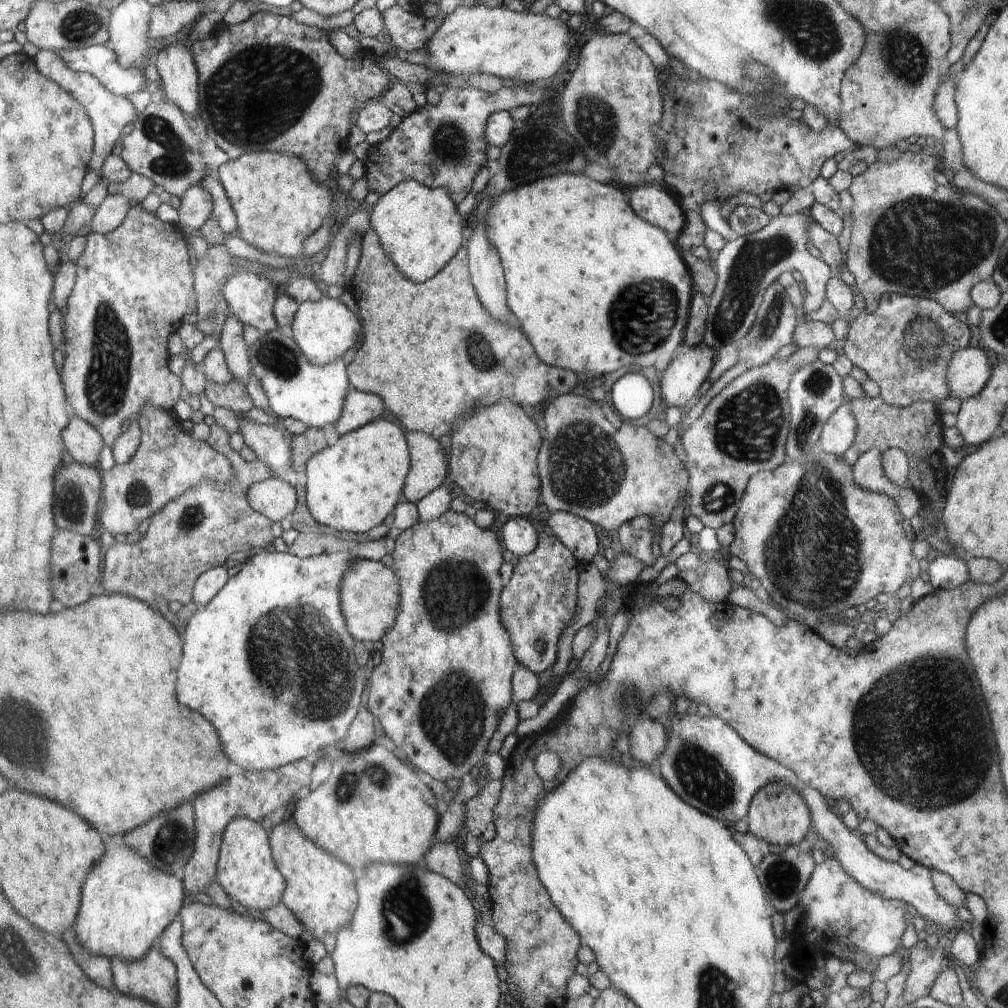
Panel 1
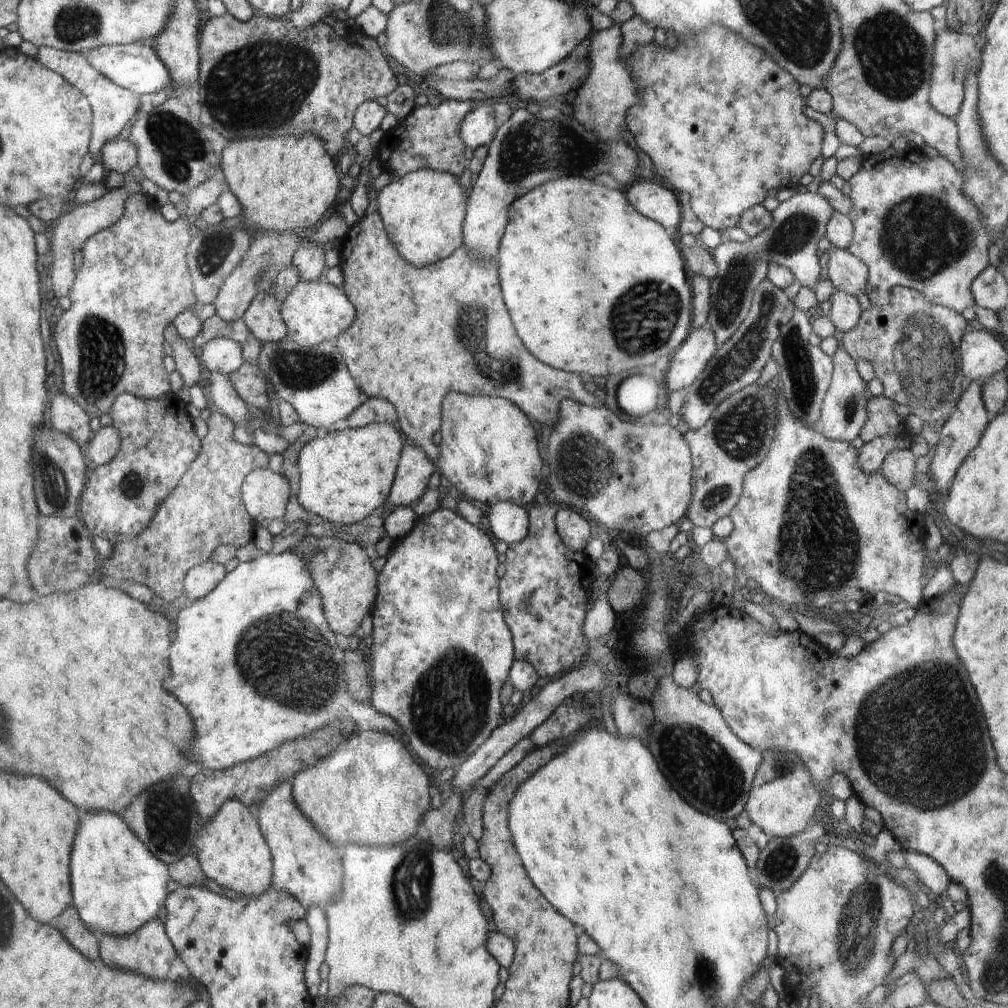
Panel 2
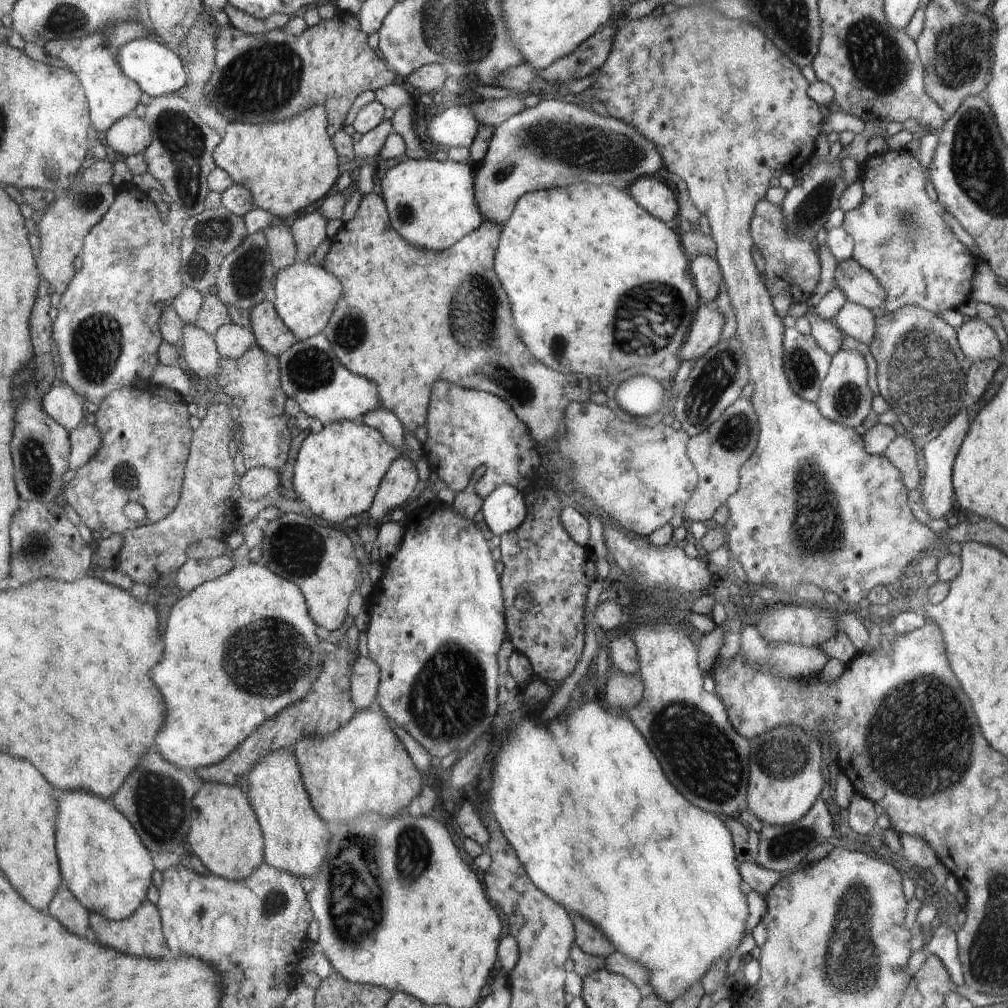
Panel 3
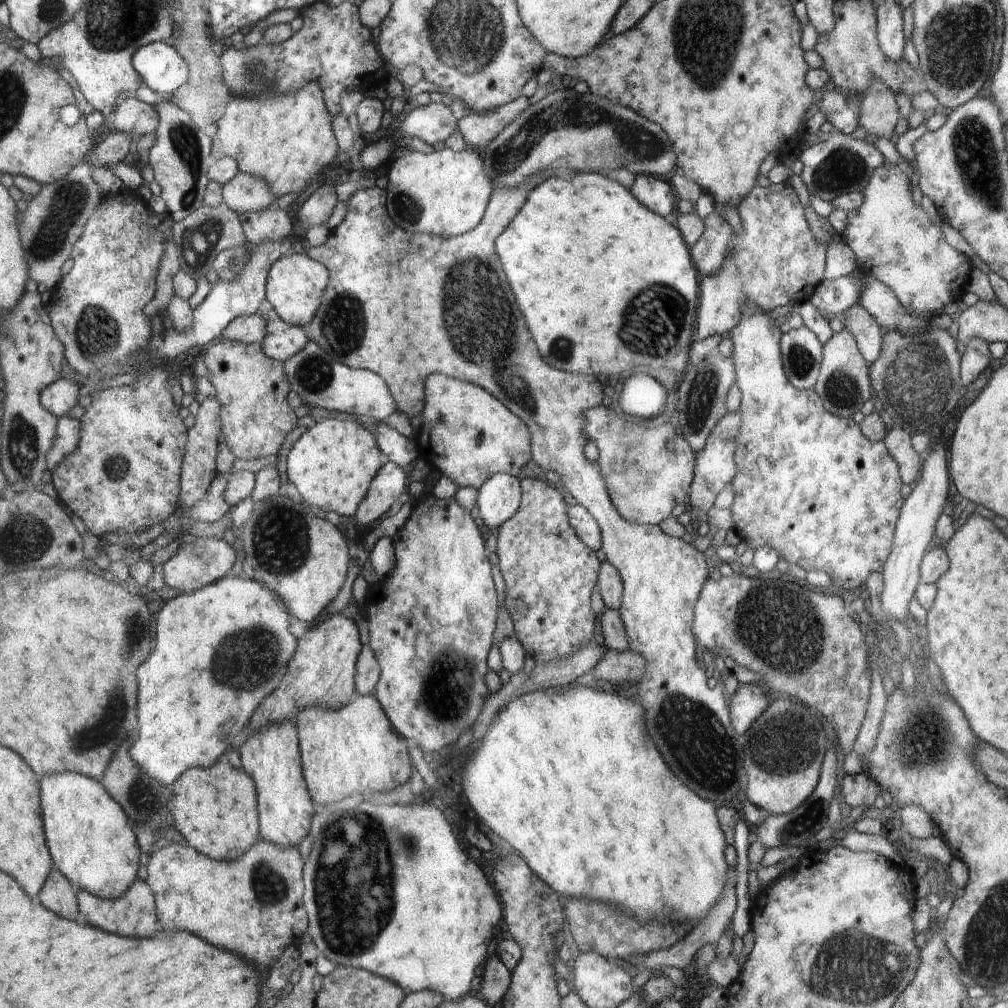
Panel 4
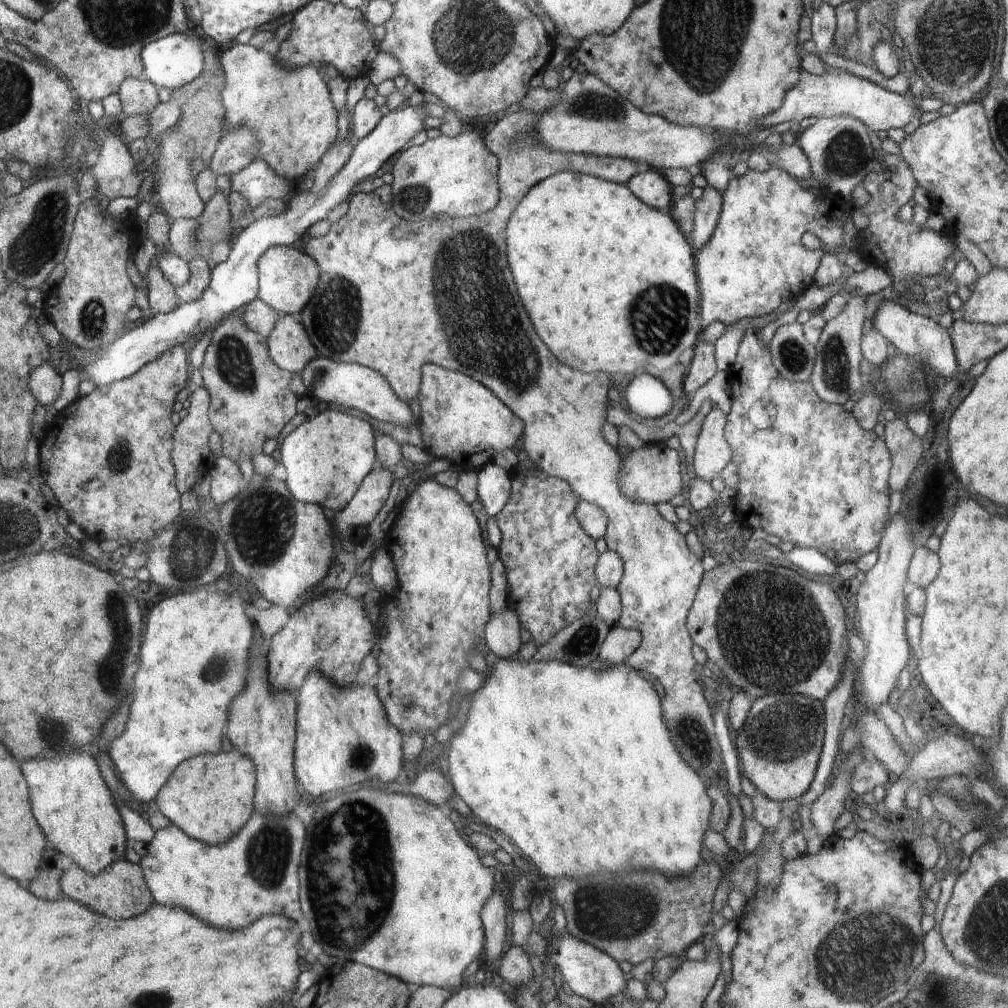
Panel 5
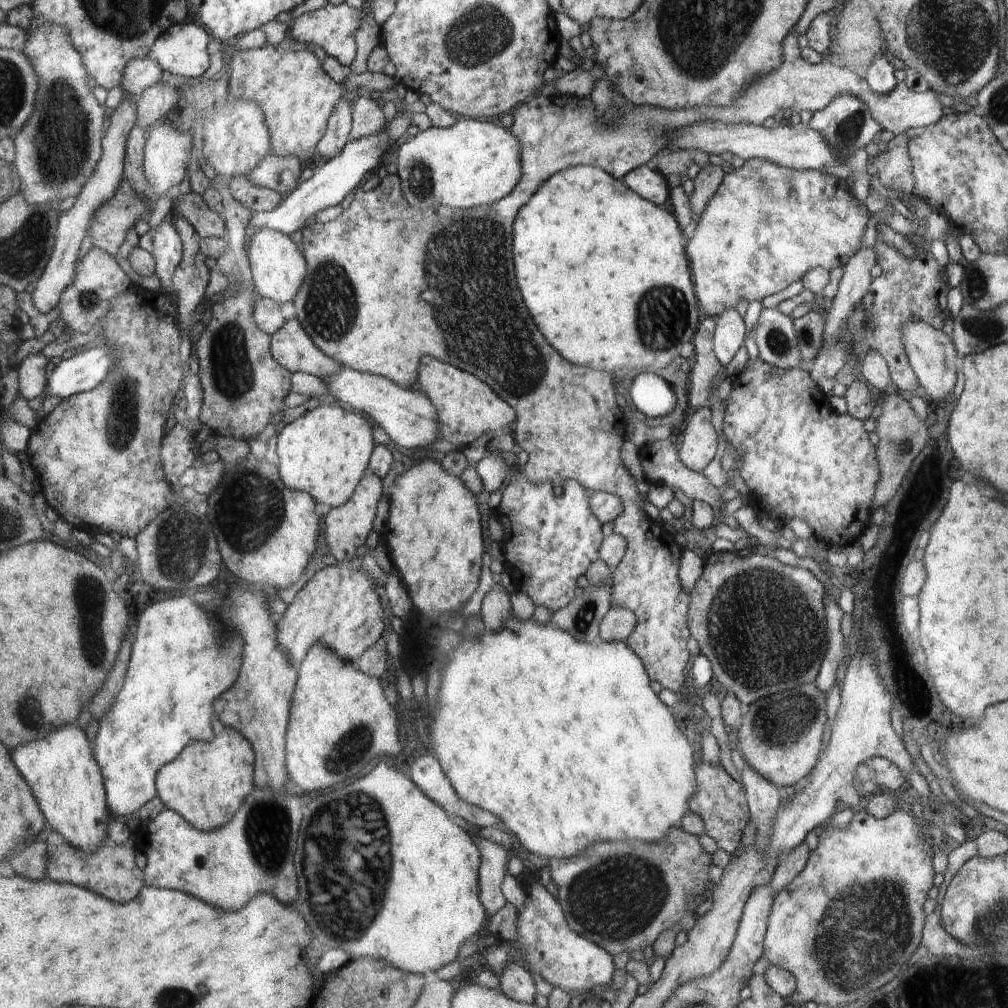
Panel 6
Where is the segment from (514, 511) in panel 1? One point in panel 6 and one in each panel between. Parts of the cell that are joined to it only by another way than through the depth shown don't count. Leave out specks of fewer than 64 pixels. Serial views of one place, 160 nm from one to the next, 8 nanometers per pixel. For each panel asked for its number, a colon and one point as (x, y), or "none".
2: (488, 450)
3: (475, 438)
4: (467, 434)
5: (461, 420)
6: (469, 408)

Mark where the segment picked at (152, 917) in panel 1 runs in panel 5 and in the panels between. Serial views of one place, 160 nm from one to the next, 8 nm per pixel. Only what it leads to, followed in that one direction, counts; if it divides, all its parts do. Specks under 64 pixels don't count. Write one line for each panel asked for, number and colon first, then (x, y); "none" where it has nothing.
2: (118, 886)
3: (106, 867)
4: (88, 835)
5: (73, 804)

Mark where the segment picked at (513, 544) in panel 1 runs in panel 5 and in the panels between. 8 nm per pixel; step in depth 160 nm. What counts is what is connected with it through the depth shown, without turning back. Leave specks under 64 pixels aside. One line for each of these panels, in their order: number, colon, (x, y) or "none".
2: (508, 521)
3: (504, 510)
4: (498, 499)
5: (493, 485)

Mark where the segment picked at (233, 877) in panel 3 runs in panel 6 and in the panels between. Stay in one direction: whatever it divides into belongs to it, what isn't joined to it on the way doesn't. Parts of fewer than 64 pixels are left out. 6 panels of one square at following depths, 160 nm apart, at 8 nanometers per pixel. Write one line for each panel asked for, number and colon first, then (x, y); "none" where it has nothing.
4: (215, 809)
5: (211, 803)
6: (208, 783)

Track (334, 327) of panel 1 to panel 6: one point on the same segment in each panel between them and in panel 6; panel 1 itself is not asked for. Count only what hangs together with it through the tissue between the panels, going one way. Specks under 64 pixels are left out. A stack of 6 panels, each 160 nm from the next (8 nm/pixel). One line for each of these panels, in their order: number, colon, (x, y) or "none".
2: (314, 312)
3: (306, 295)
4: (296, 282)
5: (287, 278)
6: (277, 268)

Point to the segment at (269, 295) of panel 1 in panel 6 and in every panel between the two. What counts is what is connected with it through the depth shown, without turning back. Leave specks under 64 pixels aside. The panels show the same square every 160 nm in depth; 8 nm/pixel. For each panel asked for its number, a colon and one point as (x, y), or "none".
2: (263, 319)
3: (271, 333)
4: (282, 341)
5: (290, 346)
6: (292, 347)

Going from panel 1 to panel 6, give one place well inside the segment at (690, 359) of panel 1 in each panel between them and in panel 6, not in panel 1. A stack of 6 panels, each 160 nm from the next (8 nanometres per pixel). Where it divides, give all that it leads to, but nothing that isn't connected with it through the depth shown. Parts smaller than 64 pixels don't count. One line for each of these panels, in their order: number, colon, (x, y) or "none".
2: (690, 360)
3: (705, 333)
4: (776, 261)
5: (755, 260)
6: (767, 226)

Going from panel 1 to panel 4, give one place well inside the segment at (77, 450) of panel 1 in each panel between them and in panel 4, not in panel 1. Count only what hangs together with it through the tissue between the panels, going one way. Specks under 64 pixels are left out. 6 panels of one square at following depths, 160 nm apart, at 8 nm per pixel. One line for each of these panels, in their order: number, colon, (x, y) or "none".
2: (68, 417)
3: (60, 402)
4: (60, 397)

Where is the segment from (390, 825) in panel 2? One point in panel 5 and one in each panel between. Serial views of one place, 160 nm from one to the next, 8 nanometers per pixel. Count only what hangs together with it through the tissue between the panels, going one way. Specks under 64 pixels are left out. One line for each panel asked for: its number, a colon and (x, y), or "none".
3: (363, 767)
4: (355, 749)
5: (343, 736)

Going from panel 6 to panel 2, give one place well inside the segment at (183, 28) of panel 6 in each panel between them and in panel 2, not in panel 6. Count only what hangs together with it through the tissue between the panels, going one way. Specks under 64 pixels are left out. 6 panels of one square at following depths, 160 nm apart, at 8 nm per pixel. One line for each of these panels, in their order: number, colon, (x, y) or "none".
2: (136, 67)
3: (158, 70)
4: (164, 70)
5: (171, 62)

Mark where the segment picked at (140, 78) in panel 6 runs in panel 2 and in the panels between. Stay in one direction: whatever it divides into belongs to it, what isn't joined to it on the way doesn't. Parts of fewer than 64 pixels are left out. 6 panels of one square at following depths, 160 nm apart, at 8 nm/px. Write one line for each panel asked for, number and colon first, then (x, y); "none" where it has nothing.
2: (120, 156)
3: (129, 136)
4: (135, 118)
5: (139, 96)

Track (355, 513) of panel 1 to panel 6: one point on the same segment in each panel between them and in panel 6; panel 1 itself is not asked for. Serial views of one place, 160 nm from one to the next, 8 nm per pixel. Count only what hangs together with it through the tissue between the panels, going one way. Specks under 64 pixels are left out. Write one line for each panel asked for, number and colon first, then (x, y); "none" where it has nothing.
2: (344, 477)
3: (337, 472)
4: (331, 465)
5: (326, 458)
6: (324, 453)

